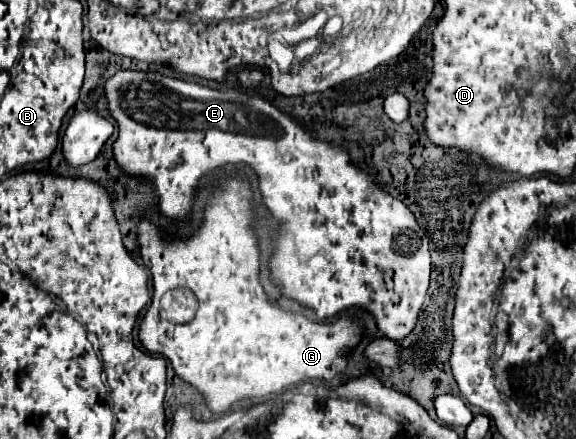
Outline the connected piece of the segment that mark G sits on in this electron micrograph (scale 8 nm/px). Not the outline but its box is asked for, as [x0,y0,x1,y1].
[138,178,362,412]

